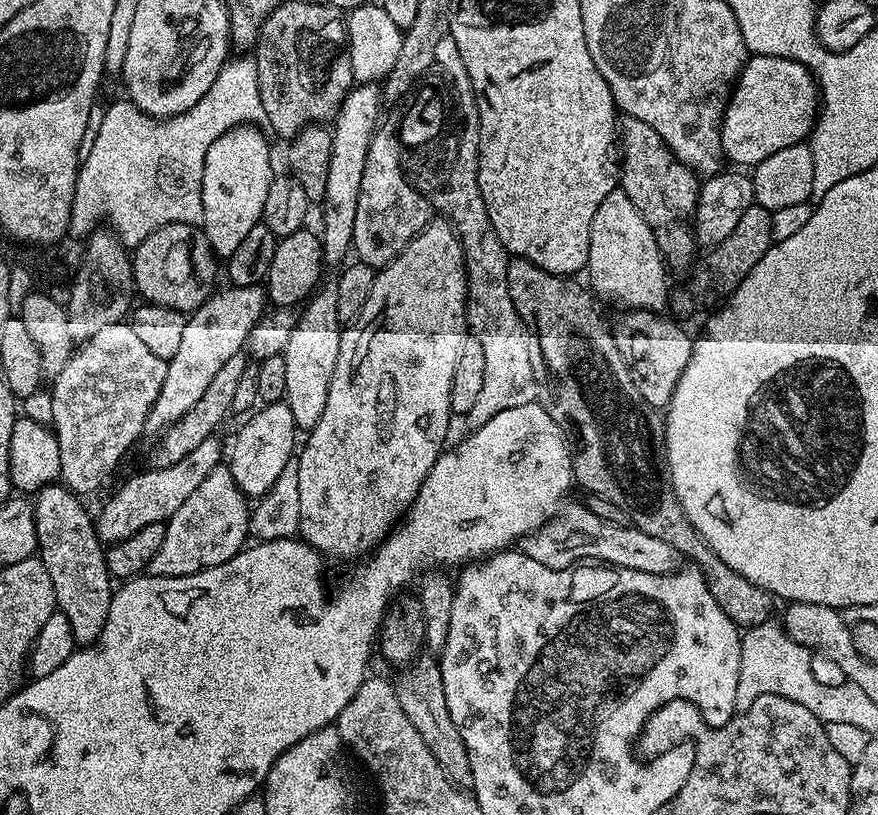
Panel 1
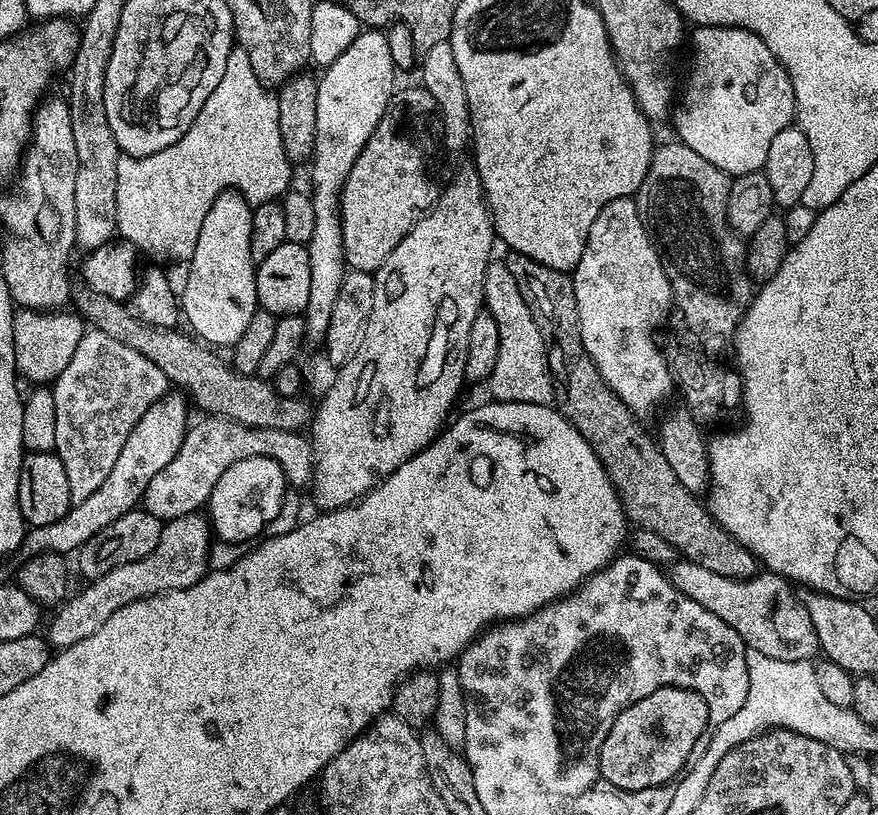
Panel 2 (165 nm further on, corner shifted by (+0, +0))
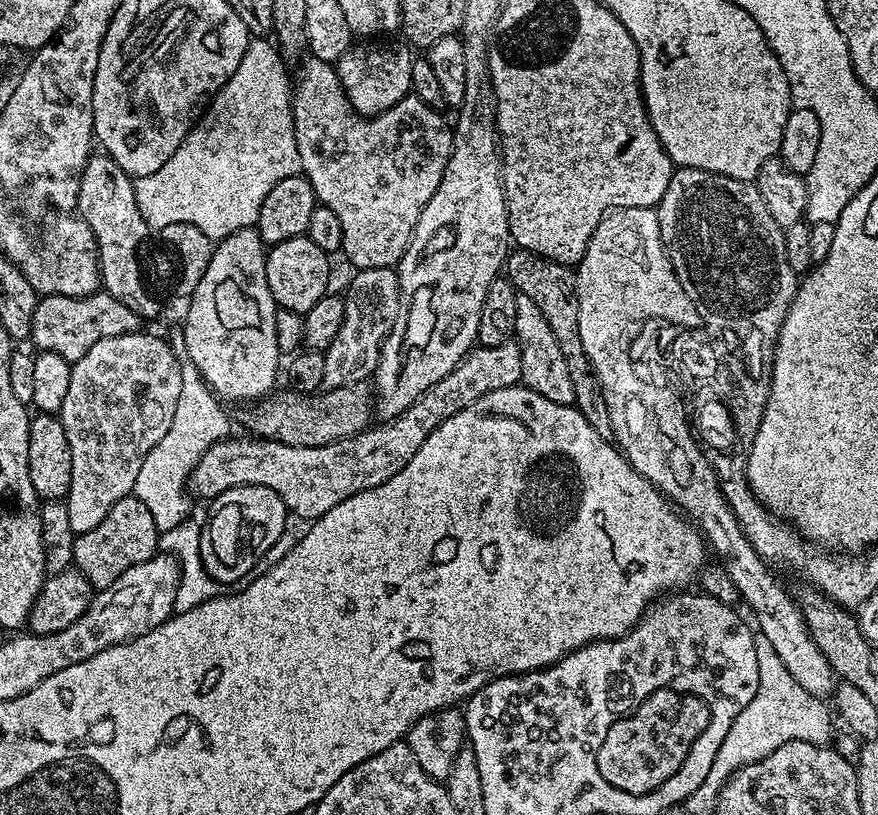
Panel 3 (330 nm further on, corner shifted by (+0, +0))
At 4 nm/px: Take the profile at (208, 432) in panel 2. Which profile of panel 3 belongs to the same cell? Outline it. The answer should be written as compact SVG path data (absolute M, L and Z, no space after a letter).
M509 338L502 346L473 347L472 351L467 352L458 362L458 366L454 366L454 370L450 370L450 374L446 374L446 378L438 378L438 382L434 382L434 386L430 386L430 390L423 392L405 412L398 414L392 420L384 420L380 422L380 425L377 423L375 426L369 426L357 436L313 448L299 448L277 440L261 438L248 438L252 440L223 439L210 446L202 454L201 460L194 466L191 476L188 478L187 487L193 497L201 496L204 502L210 502L218 494L243 484L266 486L270 490L274 490L278 494L278 498L282 498L282 502L288 507L291 515L300 517L304 522L314 521L322 514L326 514L326 510L334 510L334 506L338 506L338 502L346 502L346 498L350 498L362 490L382 486L382 482L394 478L394 474L398 474L402 470L402 466L406 466L406 462L410 462L410 458L414 458L414 454L418 454L418 446L422 446L422 442L426 442L426 438L430 438L430 434L434 434L434 430L438 430L438 426L442 426L442 422L446 422L446 418L458 414L458 410L470 406L470 402L482 398L494 390L517 387L521 383L521 372L522 354L515 339Z

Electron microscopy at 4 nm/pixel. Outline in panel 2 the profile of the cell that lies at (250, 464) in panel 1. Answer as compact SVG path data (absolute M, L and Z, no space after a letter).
M255 456L234 462L234 466L230 466L230 470L224 471L222 478L218 478L218 486L214 486L206 505L206 515L215 539L236 545L255 541L265 531L267 524L278 516L285 491L284 471L274 458Z

